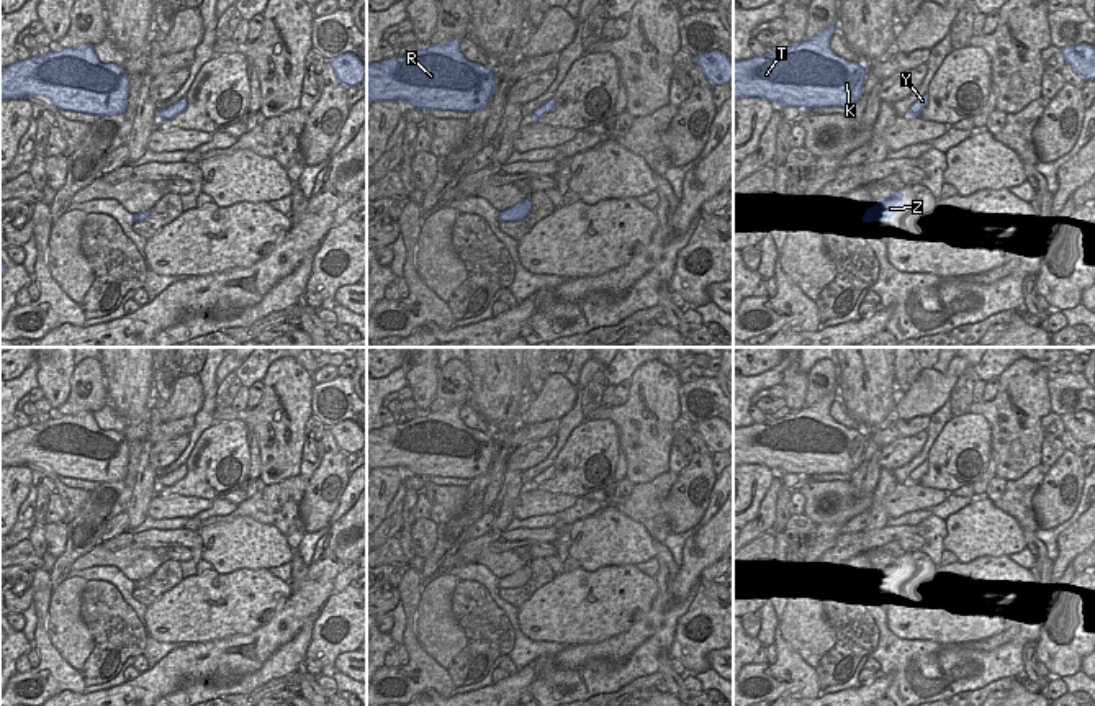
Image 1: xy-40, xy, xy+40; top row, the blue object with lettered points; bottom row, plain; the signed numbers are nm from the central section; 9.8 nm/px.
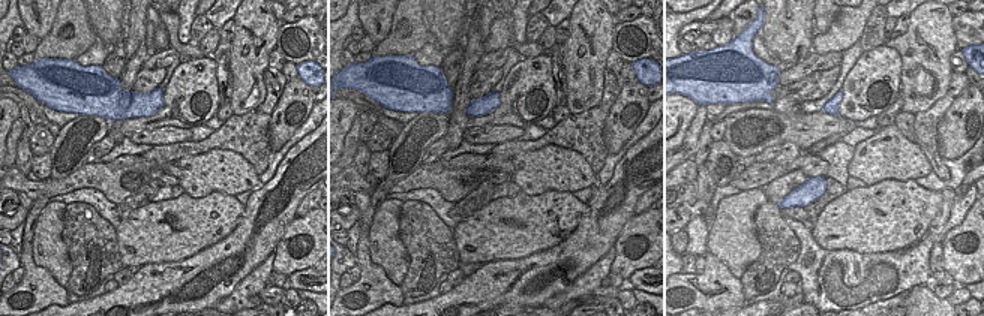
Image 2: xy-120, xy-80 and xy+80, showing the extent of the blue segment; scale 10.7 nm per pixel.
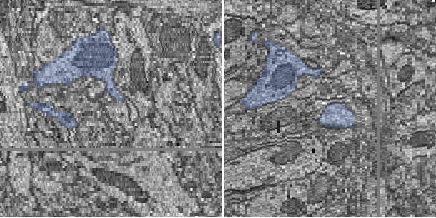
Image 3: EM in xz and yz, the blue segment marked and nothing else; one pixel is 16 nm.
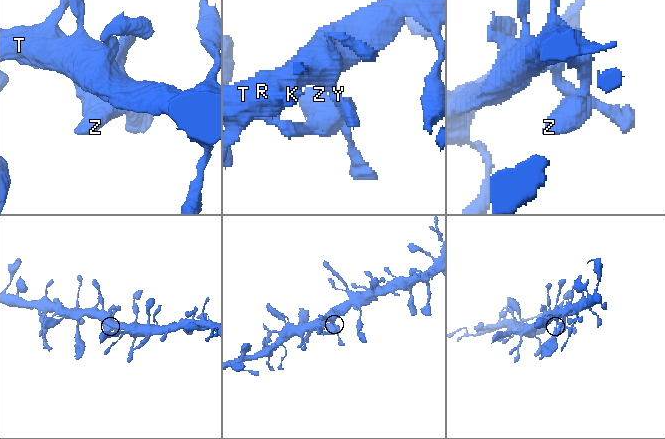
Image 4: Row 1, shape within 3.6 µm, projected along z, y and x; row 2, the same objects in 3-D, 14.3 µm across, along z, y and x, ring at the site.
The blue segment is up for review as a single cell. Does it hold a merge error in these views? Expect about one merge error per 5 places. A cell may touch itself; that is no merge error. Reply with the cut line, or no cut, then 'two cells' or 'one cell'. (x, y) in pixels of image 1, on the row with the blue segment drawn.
no cut; one cell

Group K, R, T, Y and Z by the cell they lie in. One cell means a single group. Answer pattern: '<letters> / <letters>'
K R T Y Z

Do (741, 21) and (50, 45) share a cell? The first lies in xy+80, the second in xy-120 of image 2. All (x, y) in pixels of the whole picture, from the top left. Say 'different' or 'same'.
same

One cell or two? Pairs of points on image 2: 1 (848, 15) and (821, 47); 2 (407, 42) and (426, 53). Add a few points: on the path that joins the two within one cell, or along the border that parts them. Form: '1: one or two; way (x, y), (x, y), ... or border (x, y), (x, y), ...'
1: one; way (845, 23), (828, 39)
2: two; border (431, 41), (413, 54)

